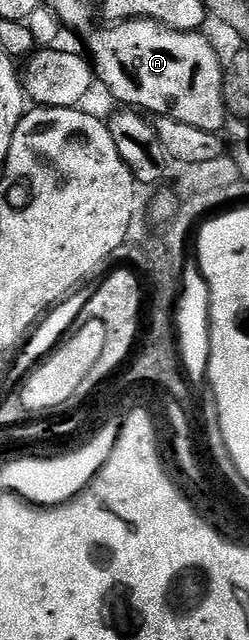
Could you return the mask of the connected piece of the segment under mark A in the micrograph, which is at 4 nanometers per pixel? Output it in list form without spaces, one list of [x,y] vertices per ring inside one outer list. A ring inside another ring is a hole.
[[[121,21],[108,24],[107,29],[95,29],[87,37],[89,60],[94,68],[98,84],[104,85],[123,107],[146,111],[155,117],[178,119],[201,127],[201,131],[219,133],[222,125],[229,121],[227,106],[223,104],[223,67],[215,49],[203,38],[202,32],[186,33],[173,31],[156,21]]]

